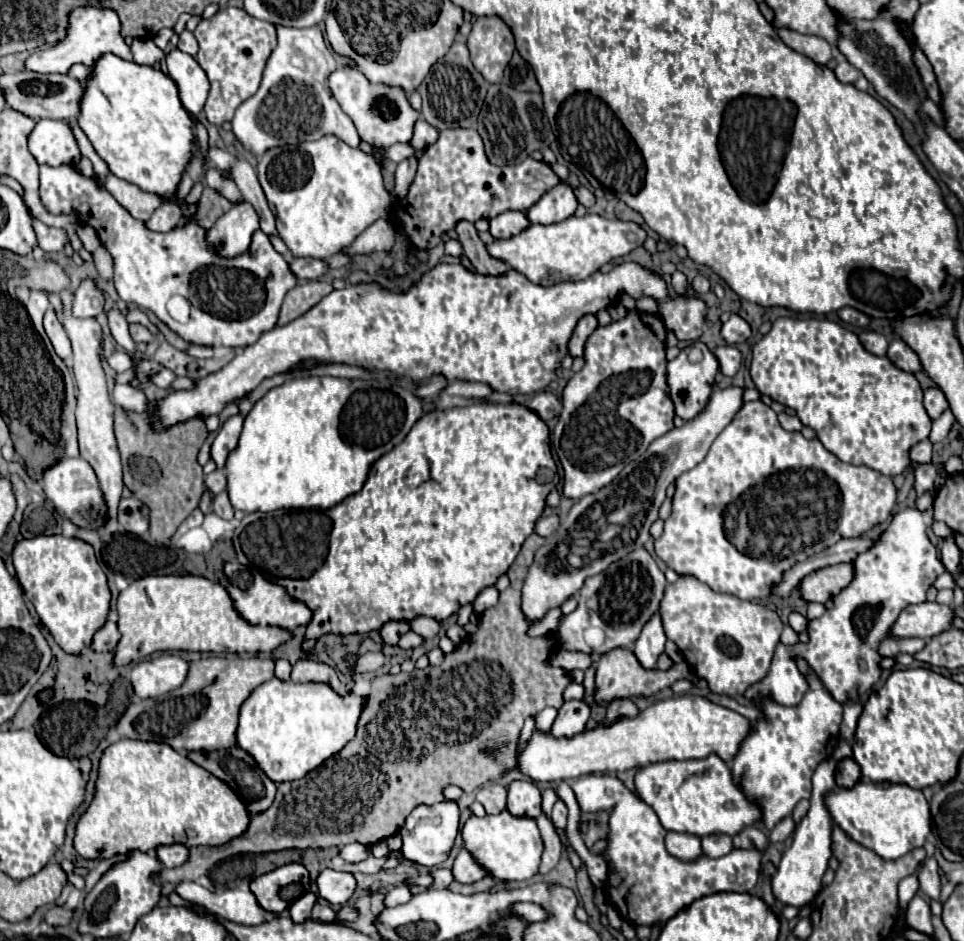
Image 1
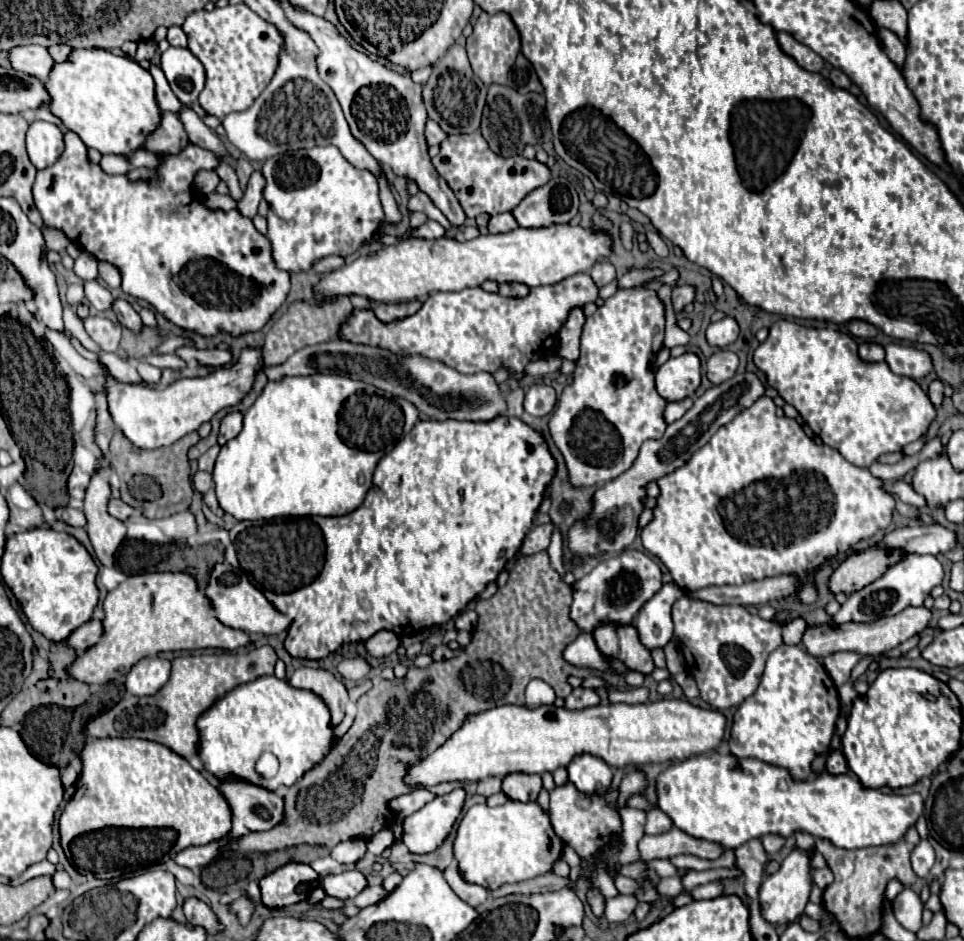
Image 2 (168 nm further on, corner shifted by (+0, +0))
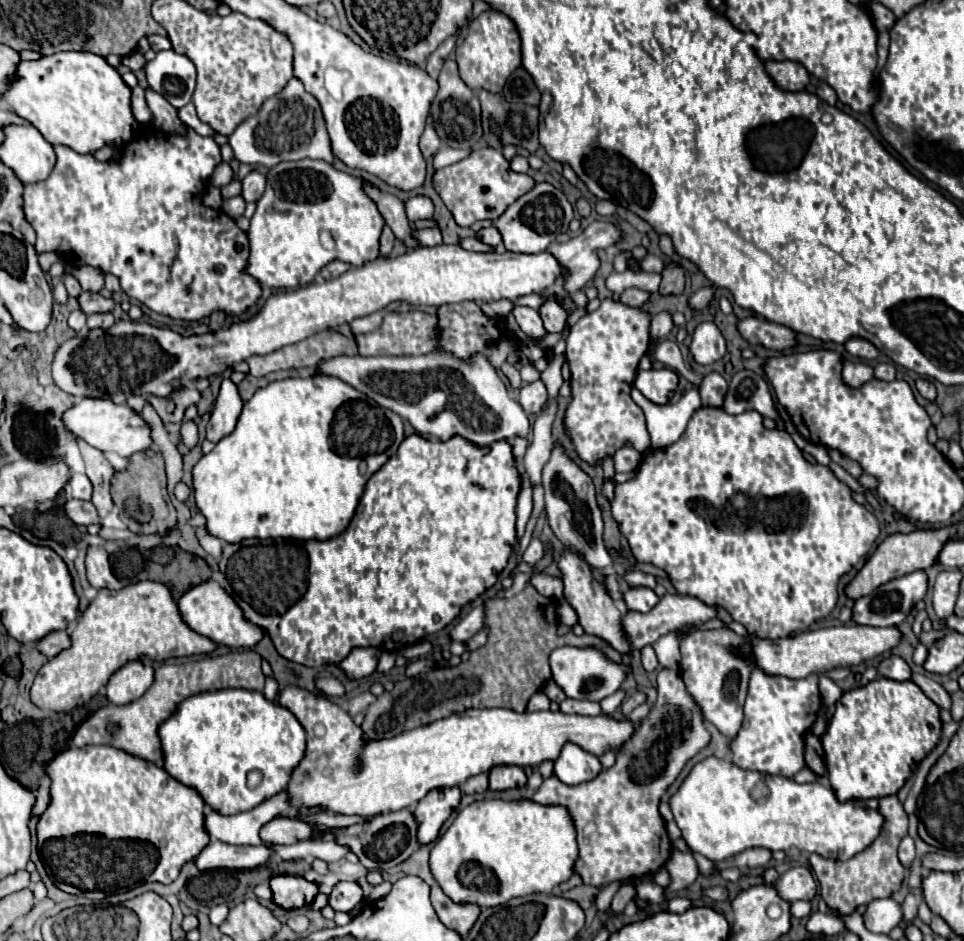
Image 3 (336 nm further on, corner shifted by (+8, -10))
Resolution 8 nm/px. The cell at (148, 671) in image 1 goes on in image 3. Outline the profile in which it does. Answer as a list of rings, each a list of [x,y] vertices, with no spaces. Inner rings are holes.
[[[141,660],[123,664],[107,682],[107,700],[111,704],[129,704],[143,696],[153,684],[153,668]]]

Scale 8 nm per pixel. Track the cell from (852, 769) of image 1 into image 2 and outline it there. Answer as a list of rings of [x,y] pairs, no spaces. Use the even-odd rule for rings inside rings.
[[[835,750],[829,758],[827,758],[827,768],[825,768],[829,774],[847,774],[847,760],[843,758],[843,752],[841,750]]]

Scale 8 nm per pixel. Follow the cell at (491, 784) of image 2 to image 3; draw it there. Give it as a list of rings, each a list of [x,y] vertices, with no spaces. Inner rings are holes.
[[[481,772],[479,776],[471,776],[471,780],[467,780],[467,784],[461,784],[461,792],[465,794],[481,794],[489,788],[489,780],[487,774]]]

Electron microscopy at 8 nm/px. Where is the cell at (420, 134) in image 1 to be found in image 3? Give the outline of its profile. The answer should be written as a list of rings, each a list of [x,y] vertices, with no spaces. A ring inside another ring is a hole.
[[[427,126],[427,128],[425,128],[419,146],[421,146],[421,152],[423,152],[425,158],[433,156],[433,154],[439,150],[439,136],[437,136],[437,132],[435,132],[433,126]]]

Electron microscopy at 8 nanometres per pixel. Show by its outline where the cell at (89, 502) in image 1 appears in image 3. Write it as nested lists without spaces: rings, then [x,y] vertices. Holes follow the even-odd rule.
[[[75,474],[69,482],[69,488],[71,488],[71,498],[91,500],[93,488],[91,488],[91,480],[85,474]]]

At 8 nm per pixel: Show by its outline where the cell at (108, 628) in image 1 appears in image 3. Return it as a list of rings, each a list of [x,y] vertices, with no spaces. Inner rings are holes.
[[[59,630],[59,632],[49,632],[47,636],[43,636],[43,640],[37,640],[35,642],[35,648],[41,654],[45,654],[47,658],[53,658],[61,650],[65,650],[69,644],[71,644],[69,634],[65,630]]]

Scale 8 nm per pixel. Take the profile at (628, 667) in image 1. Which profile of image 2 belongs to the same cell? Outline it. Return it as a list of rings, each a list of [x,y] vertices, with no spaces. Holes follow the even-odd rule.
[[[605,624],[595,628],[593,638],[597,642],[599,652],[605,658],[615,658],[627,666],[627,670],[635,670],[641,674],[651,674],[655,664],[651,660],[649,650],[639,642],[635,626],[615,626]]]

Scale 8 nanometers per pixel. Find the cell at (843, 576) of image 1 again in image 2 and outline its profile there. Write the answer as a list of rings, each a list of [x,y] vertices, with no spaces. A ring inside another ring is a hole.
[[[869,548],[863,554],[853,554],[839,568],[835,568],[829,578],[829,590],[833,594],[857,592],[875,582],[887,570],[887,566],[895,564],[901,556],[903,552],[899,550],[883,552],[877,548]]]

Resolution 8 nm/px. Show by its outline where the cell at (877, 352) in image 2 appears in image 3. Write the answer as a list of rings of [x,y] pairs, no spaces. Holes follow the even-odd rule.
[[[843,362],[841,378],[847,386],[859,388],[859,386],[863,386],[865,382],[869,382],[873,378],[873,368],[865,362]]]

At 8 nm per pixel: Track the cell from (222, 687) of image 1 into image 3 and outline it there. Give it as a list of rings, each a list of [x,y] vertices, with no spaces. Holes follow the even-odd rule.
[[[251,650],[229,652],[223,656],[211,656],[203,660],[185,662],[185,664],[163,664],[155,670],[155,682],[139,700],[125,706],[107,704],[99,708],[77,728],[73,742],[77,746],[85,746],[85,744],[115,746],[119,750],[125,750],[131,756],[163,766],[163,752],[161,752],[157,728],[163,720],[167,720],[173,714],[173,710],[185,698],[199,692],[223,690],[223,688],[245,688],[245,690],[261,692],[263,684],[265,684],[265,676],[261,672],[261,656]]]

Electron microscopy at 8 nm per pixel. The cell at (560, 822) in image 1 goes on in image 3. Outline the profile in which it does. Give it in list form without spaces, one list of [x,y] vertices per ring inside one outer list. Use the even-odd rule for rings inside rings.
[[[663,668],[657,676],[657,700],[651,706],[651,712],[637,724],[635,732],[631,734],[631,740],[627,740],[617,748],[617,758],[611,768],[607,770],[603,768],[599,776],[595,776],[595,780],[583,782],[579,786],[563,784],[557,776],[543,780],[533,800],[539,804],[563,804],[569,808],[577,826],[577,842],[579,842],[579,860],[575,864],[575,872],[583,878],[583,884],[601,888],[617,880],[641,878],[645,874],[657,872],[667,864],[667,860],[671,858],[671,840],[665,822],[659,814],[661,796],[671,788],[671,784],[683,772],[687,762],[709,744],[711,744],[711,734],[705,728],[699,704],[691,700],[691,694],[683,684],[681,672]]]

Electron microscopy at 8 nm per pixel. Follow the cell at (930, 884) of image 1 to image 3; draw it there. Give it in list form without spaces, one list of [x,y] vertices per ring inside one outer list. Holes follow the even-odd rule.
[[[907,834],[899,844],[899,860],[903,866],[907,866],[913,862],[913,858],[915,858],[915,846],[913,846],[913,838]]]

